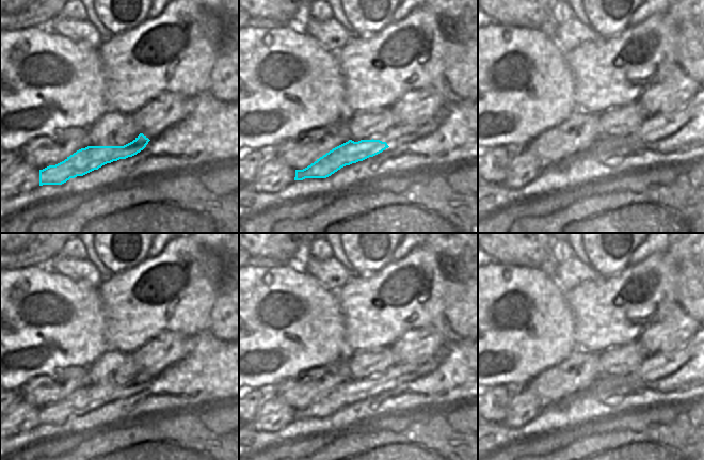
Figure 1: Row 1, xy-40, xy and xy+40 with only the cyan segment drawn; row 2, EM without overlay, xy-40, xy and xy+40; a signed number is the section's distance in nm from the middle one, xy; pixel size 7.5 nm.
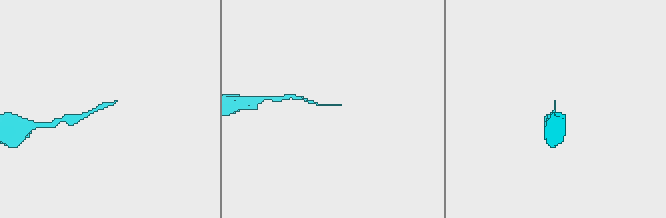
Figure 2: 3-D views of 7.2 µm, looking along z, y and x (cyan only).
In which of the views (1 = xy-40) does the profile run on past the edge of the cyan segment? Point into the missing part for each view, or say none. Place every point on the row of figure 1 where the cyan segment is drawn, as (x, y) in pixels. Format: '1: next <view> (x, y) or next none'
1: next none

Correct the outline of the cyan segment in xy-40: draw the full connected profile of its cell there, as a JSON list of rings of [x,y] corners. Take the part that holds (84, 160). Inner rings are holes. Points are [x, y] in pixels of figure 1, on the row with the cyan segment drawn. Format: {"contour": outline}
{"contour": [[[140,133],[124,146],[87,146],[67,157],[64,161],[39,170],[39,186],[62,185],[77,176],[98,170],[107,163],[132,157],[143,150],[150,140]]]}

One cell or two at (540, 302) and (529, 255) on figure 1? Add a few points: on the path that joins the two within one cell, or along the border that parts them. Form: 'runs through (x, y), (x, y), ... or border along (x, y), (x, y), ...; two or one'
border along (508, 265), (540, 268); two

